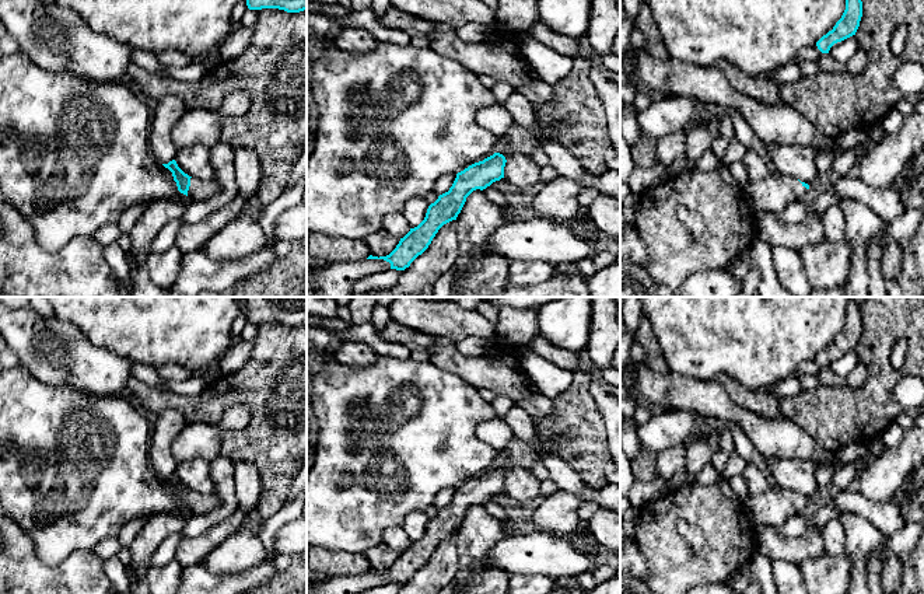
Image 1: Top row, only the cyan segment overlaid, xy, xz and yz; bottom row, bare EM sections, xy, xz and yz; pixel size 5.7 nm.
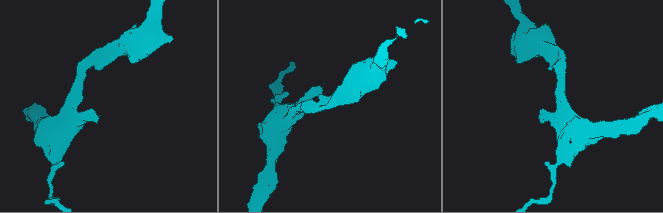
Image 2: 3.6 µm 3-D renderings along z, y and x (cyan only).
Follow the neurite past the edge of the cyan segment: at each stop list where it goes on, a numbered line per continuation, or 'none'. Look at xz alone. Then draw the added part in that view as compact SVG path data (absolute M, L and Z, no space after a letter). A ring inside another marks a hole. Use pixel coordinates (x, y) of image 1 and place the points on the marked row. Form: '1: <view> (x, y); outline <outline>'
1: xz (517, 139); outline M535 112L535 116L536 116L536 112ZM538 119L538 123L539 123L539 119ZM514 122L508 129L508 132L501 136L501 143L504 144L503 156L505 158L511 153L521 153L521 154L529 156L533 150L536 150L538 147L543 147L546 141L552 140L550 134L554 133L559 126L560 126L559 122L553 123L550 127L542 127L539 123L539 129L533 132L529 129L524 129L521 125Z

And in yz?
1: yz (773, 194); outline M773 170L769 177L748 184L745 196L755 213L780 214L790 203L809 199L809 191L798 179Z

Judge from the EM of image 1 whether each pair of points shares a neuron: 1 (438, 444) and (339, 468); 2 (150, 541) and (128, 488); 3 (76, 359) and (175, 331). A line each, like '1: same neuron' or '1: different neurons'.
1: same neuron
2: different neurons
3: different neurons

